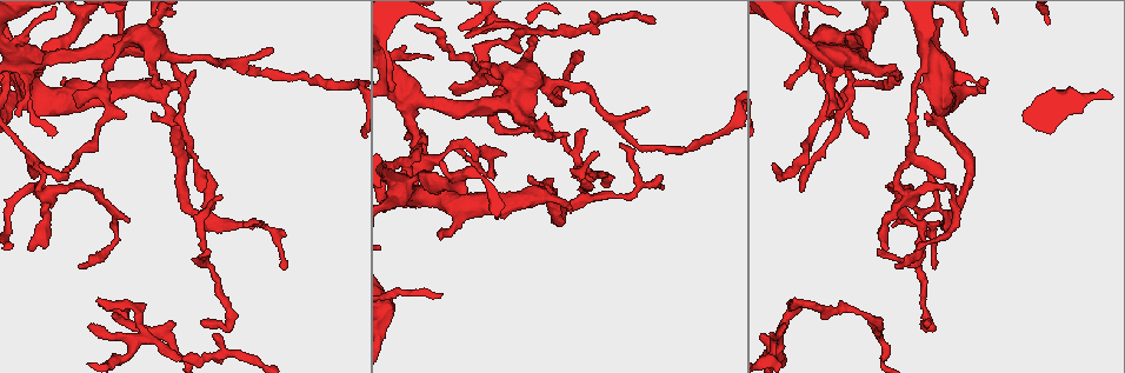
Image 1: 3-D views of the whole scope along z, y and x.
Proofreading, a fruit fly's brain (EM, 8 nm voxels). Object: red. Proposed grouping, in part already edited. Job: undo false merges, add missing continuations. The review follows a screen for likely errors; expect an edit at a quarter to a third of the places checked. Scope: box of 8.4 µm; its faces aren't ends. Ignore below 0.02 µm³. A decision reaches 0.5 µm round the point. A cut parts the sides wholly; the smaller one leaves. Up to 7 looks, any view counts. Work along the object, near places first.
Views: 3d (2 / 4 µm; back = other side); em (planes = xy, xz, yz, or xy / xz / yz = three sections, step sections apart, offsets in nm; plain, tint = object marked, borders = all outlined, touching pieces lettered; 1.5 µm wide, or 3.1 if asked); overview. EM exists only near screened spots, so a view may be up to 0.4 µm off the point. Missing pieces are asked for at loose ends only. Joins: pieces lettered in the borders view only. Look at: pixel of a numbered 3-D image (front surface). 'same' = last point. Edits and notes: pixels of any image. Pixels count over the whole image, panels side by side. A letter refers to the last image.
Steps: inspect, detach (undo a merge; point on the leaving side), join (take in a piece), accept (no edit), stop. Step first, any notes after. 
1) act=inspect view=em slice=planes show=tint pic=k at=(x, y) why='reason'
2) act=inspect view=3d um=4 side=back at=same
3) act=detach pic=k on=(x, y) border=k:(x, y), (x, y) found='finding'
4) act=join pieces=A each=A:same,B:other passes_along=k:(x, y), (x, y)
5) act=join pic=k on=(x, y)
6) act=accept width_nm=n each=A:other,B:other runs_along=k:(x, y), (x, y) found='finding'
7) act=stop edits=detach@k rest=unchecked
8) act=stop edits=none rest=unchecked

act=inspect view=em slice=planes show=borders pic=1 at=(571, 209) why='branch stops here'

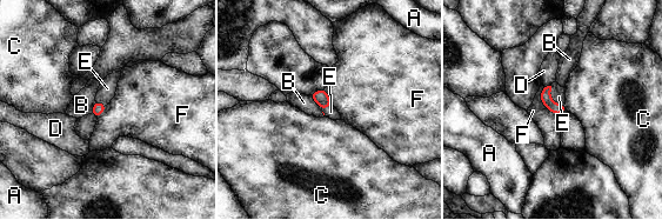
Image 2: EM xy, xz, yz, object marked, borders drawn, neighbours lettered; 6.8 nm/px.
act=join pieces=E each=A:other,B:other,C:other,D:other,E:same,F:other passes_along=2:(547, 100), (552, 99), (557, 93) found='the cell continues'

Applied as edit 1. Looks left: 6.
act=inspect view=overview why='redraw'

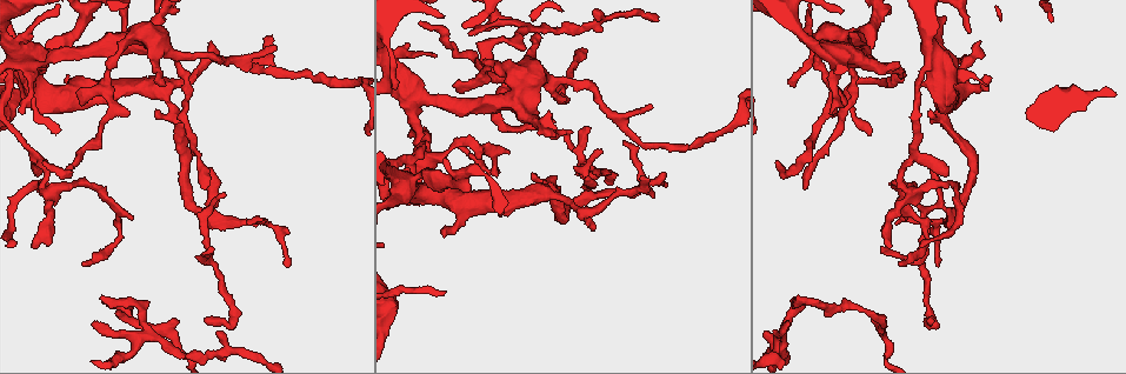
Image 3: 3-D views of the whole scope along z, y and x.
act=inspect view=3d um=2 side=back pic=3 at=(648, 177) why='branch stops here'

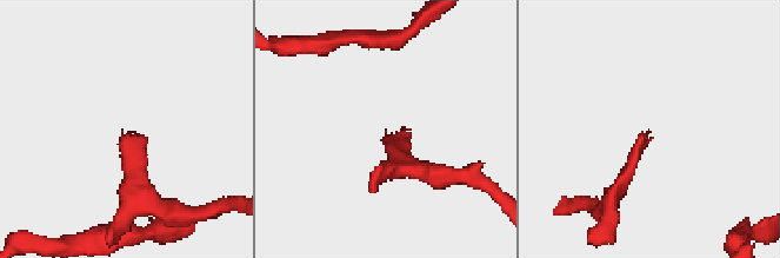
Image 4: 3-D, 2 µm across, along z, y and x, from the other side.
act=inspect view=em slice=planes show=borders pic=4 at=(122, 128)

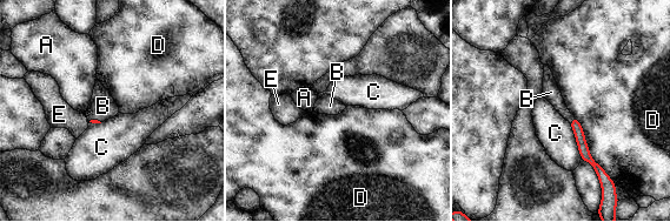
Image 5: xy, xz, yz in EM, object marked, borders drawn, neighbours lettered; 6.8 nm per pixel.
act=join pieces=B each=A:other,B:same,C:other,D:other,E:other passes_along=5:(575, 123), (572, 119), (551, 92) found='the cell continues'

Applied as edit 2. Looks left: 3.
act=inspect view=overview

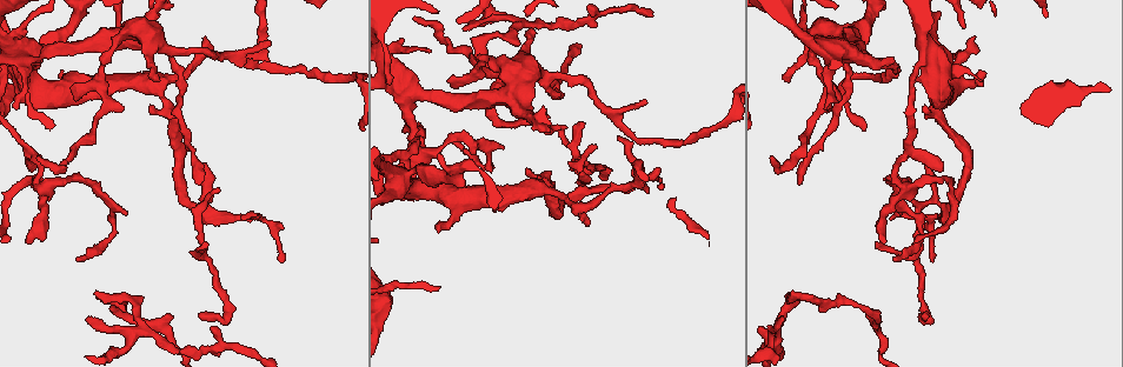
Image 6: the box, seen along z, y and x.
act=inspect view=em slice=planes show=borders pic=6 at=(794, 299)

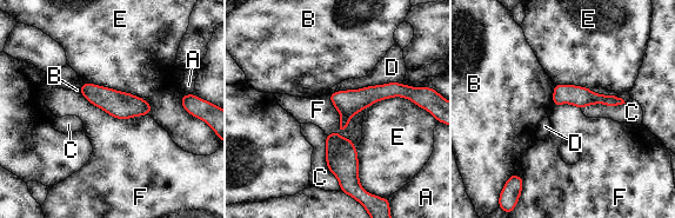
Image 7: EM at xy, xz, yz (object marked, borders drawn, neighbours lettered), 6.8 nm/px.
act=accept each=A:other,B:other,C:other,D:other,E:other,F:other border=7:(327, 94), (338, 134), (356, 147) found='all the same cell'

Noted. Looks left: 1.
act=stop edits=join@2,join@5 rest=unchecked

